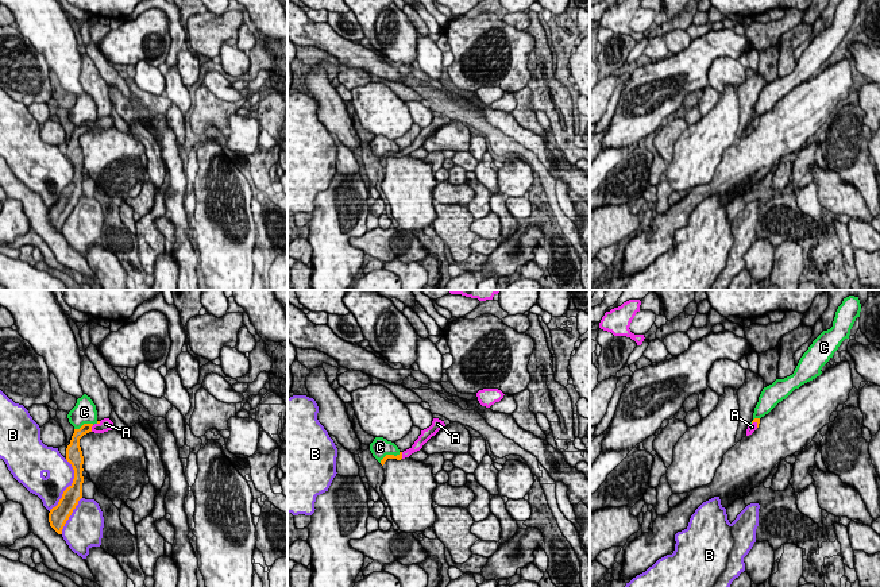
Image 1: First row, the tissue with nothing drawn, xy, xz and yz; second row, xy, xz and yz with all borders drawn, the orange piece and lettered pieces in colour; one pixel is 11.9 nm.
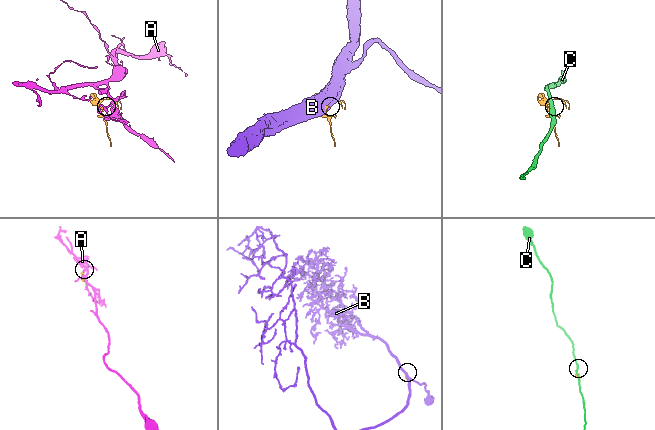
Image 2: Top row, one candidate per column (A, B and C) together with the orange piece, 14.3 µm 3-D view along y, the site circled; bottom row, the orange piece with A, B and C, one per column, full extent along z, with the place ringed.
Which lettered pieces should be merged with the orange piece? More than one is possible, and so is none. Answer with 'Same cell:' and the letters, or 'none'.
Same cell: A

